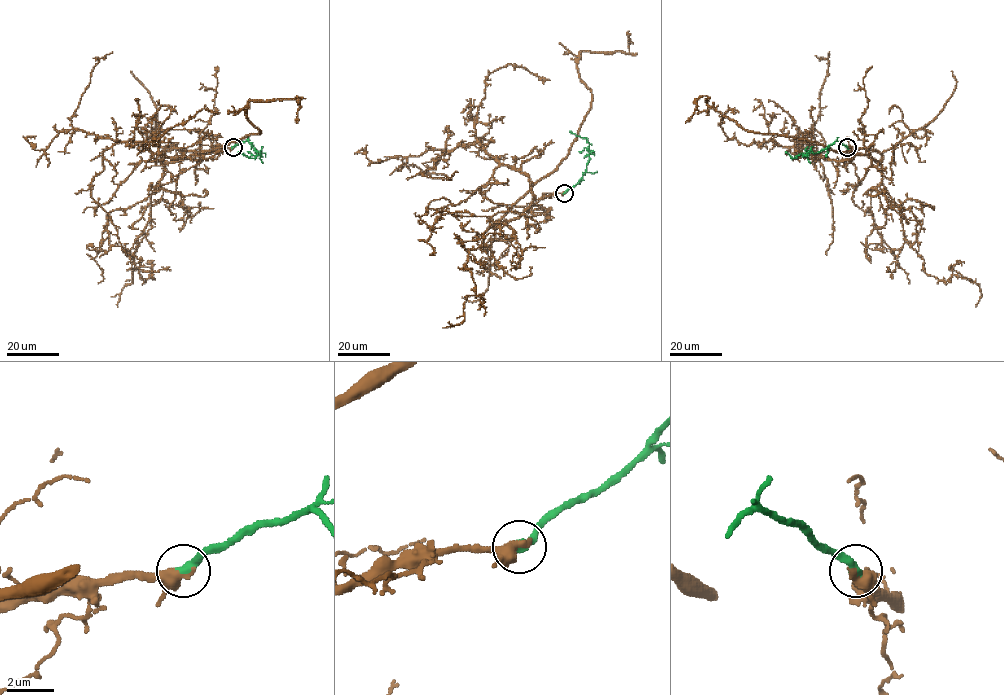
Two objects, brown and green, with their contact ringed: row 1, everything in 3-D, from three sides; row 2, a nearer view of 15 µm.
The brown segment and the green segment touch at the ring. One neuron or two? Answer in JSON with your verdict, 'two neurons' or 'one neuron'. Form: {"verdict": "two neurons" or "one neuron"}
{"verdict": "one neuron"}

